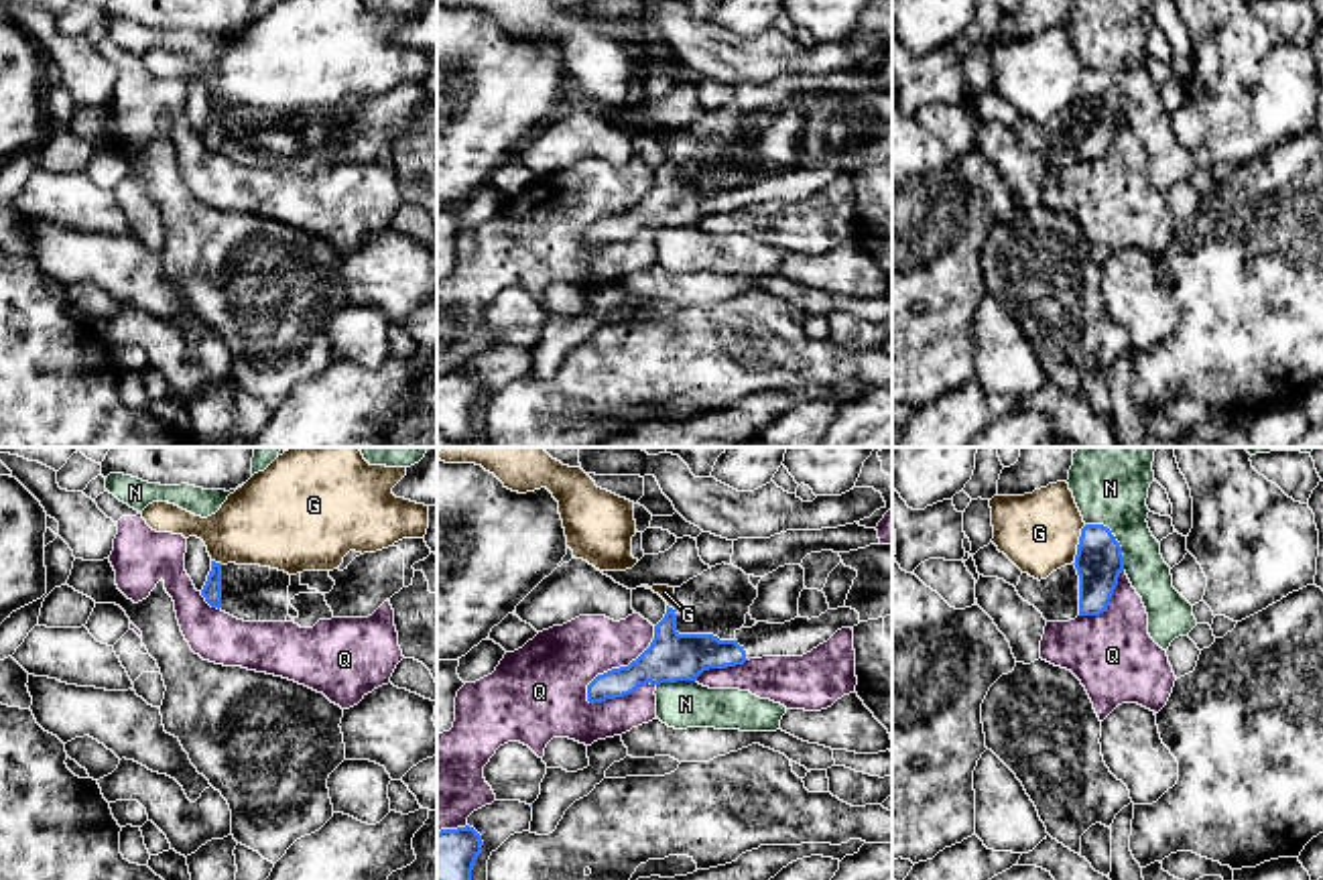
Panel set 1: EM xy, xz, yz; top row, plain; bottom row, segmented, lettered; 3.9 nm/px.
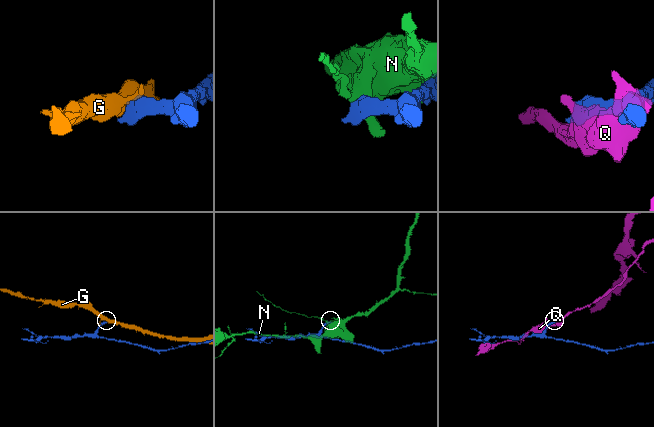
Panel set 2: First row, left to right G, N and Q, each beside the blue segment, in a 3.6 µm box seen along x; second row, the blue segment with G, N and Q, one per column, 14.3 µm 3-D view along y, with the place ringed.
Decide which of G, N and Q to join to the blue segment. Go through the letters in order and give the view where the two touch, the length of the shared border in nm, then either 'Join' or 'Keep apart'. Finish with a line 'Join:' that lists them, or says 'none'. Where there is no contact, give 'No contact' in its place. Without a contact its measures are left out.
G: Touches blue in yz. Shared border 170 nm. Keep apart
N: Touches blue in yz. Shared border 240 nm. Keep apart
Q: Touches blue in xz. Shared border 400 nm. Keep apart
Join: none

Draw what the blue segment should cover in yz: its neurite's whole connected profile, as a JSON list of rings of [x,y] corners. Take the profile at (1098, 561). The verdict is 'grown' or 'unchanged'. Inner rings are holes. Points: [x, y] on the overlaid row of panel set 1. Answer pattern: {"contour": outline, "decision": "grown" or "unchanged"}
{"contour": [[[1085,524],[1071,565],[1041,581],[1022,573],[1016,591],[1047,622],[1069,622],[1104,614],[1122,571],[1124,555],[1112,530],[1104,524]]], "decision": "grown"}

